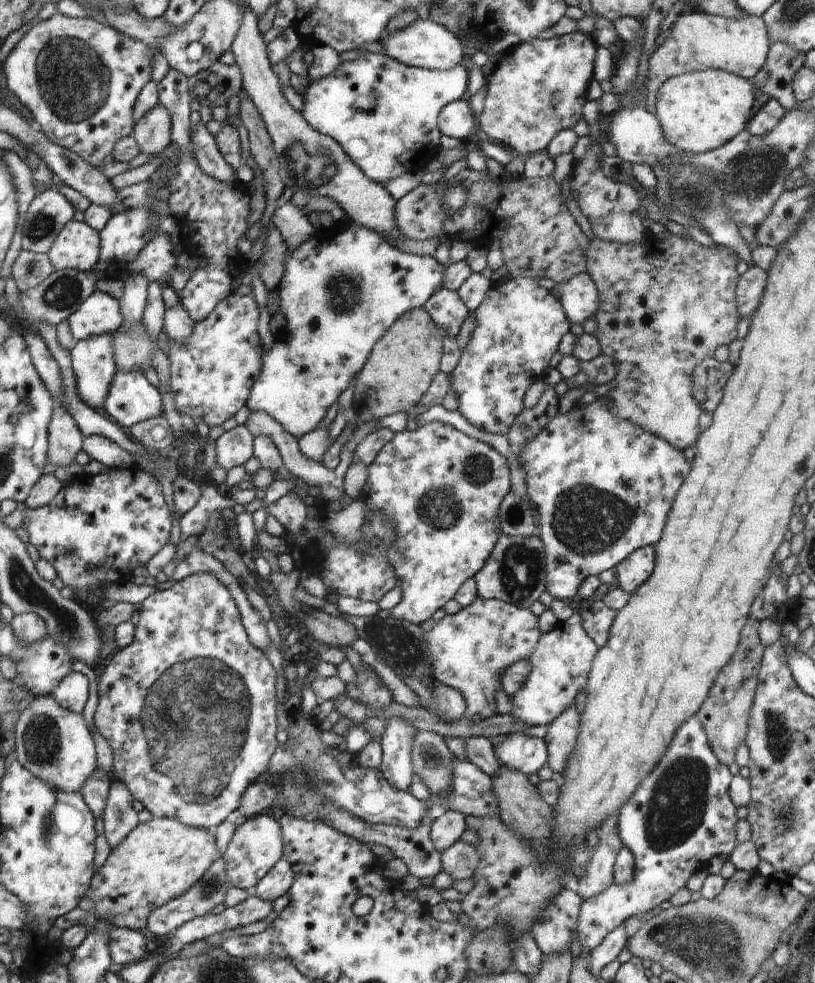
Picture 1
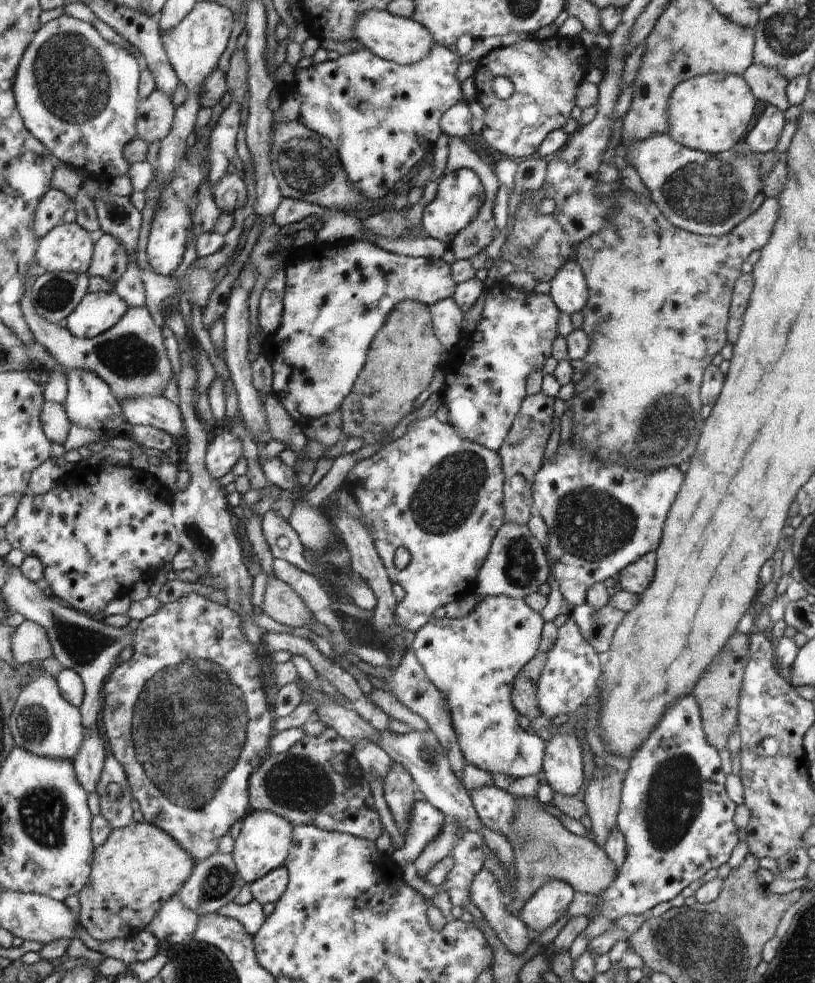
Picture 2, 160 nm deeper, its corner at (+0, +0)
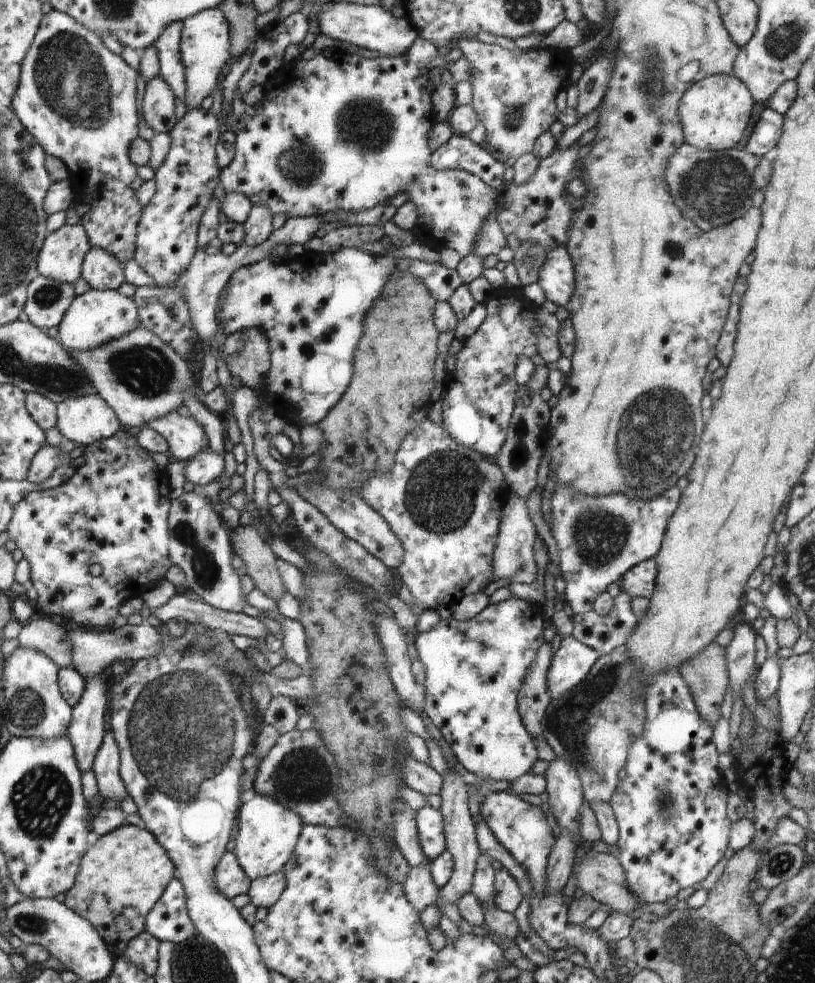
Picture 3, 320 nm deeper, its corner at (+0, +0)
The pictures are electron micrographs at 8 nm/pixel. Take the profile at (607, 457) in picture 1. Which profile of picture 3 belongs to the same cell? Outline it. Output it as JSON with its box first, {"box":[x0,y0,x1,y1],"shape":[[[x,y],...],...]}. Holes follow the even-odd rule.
{"box":[551,487,680,615],"shape":[[[556,487],[552,497],[553,522],[551,532],[560,550],[560,570],[566,582],[564,601],[572,615],[583,615],[593,610],[593,602],[612,582],[619,583],[622,575],[642,561],[654,559],[660,550],[660,542],[666,530],[668,518],[674,514],[680,502],[680,492],[669,488],[662,496],[654,499],[630,500],[626,495],[593,497],[580,495],[572,487]]]}

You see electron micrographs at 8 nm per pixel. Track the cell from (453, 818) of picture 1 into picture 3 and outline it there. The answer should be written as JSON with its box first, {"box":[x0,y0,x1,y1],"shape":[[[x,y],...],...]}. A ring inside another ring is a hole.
{"box":[403,863,440,916],"shape":[[[428,863],[412,868],[403,884],[405,895],[408,897],[414,910],[422,916],[422,910],[430,904],[435,904],[440,895],[440,889],[434,884]]]}

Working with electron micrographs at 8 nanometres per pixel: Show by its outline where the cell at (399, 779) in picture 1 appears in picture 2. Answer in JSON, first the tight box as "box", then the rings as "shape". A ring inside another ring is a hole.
{"box":[382,762,417,840],"shape":[[[392,762],[390,768],[383,773],[382,781],[384,798],[390,808],[390,814],[402,834],[402,838],[406,840],[417,785],[406,767],[396,762]]]}

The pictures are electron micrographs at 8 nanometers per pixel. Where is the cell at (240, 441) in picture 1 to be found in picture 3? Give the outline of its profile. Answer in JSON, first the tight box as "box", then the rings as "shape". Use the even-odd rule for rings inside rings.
{"box":[184,450,224,490],"shape":[[[210,450],[187,460],[184,466],[185,480],[192,482],[197,490],[204,484],[217,480],[222,473],[224,473],[223,455]]]}

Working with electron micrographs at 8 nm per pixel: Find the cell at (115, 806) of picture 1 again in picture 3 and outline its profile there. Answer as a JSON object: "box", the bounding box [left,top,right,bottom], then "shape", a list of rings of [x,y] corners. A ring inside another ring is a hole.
{"box":[91,729,127,807],"shape":[[[109,729],[105,732],[91,769],[95,772],[100,796],[114,803],[114,807],[119,807],[119,802],[127,792],[119,773],[120,763],[121,752],[113,737],[113,732]]]}

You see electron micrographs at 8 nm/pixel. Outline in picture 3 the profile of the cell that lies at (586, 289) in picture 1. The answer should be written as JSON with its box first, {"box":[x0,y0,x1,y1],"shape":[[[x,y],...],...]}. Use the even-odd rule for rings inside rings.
{"box":[537,247,575,306],"shape":[[[566,247],[549,249],[537,278],[544,296],[558,306],[566,306],[575,292],[574,281],[574,263]]]}

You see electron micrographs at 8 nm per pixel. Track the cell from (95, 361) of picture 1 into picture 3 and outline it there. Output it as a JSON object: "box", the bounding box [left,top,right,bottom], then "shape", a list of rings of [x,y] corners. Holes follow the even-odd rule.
{"box":[56,394,121,448],"shape":[[[96,394],[59,402],[56,425],[62,436],[85,448],[116,435],[121,421],[114,409]]]}

